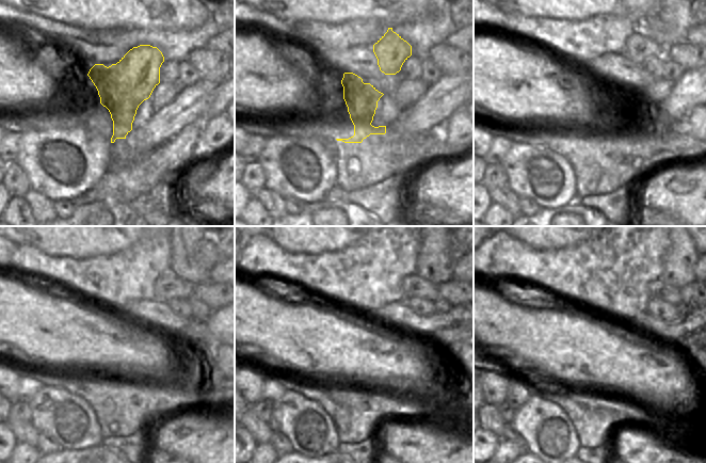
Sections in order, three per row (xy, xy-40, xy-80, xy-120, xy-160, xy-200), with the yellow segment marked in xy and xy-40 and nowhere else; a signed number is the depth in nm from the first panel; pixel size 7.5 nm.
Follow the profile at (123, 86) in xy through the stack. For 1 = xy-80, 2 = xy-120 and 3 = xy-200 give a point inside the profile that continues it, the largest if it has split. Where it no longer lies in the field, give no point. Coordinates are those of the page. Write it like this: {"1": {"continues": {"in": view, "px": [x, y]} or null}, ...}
{"1": {"continues": {"in": "xy-80", "px": [639, 47]}}, "2": {"continues": {"in": "xy-120", "px": [167, 286]}}, "3": {"continues": {"in": "xy-200", "px": [659, 289]}}}

